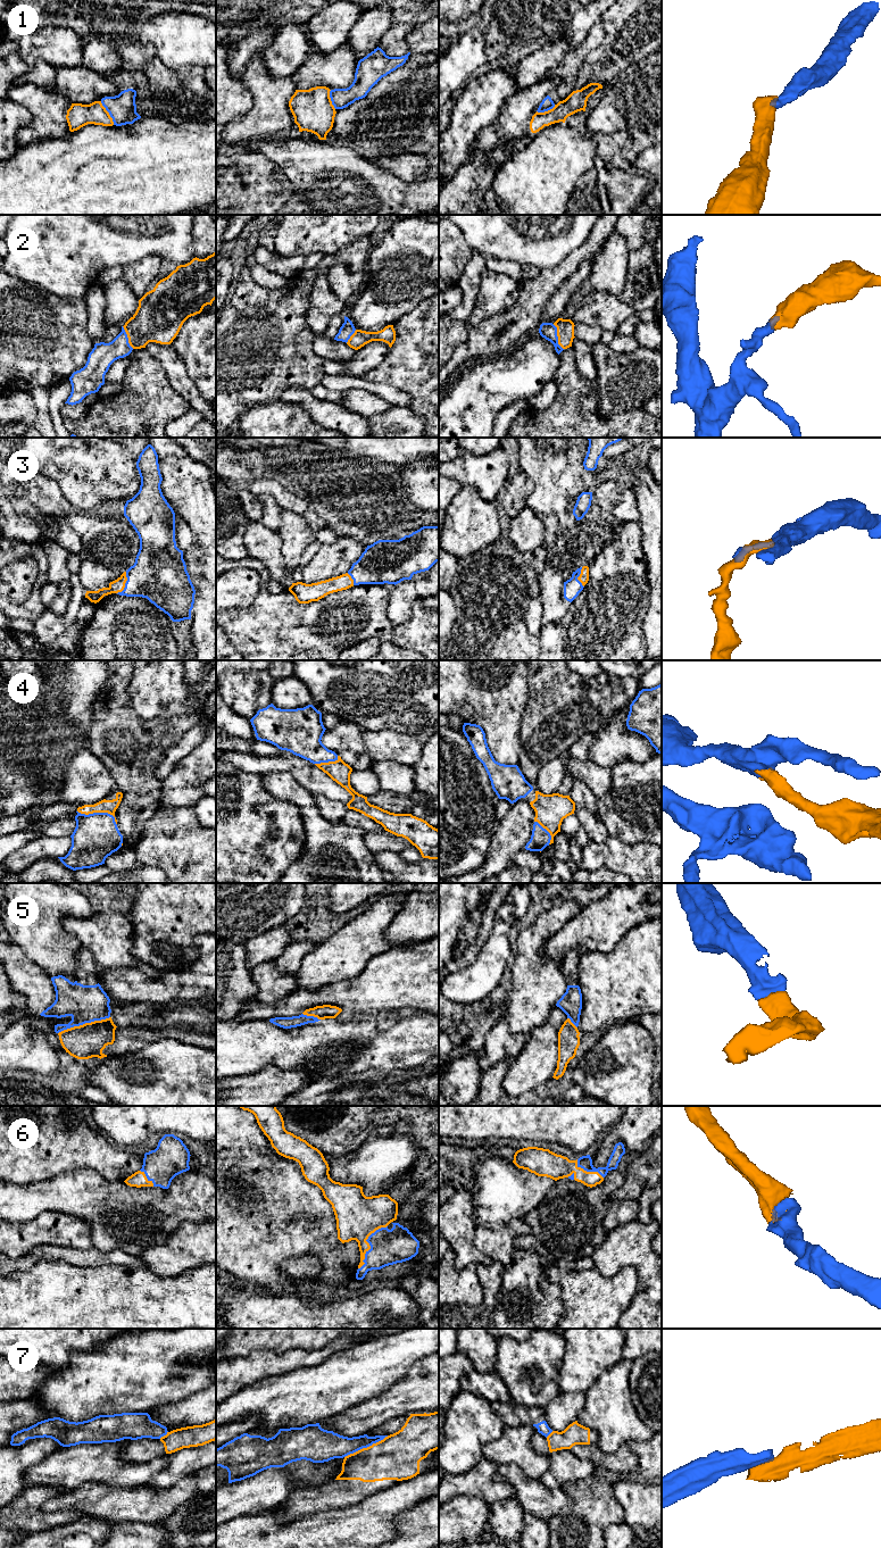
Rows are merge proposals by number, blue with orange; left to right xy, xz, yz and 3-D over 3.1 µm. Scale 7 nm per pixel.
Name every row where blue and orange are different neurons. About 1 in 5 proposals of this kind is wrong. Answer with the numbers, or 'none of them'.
1, 7

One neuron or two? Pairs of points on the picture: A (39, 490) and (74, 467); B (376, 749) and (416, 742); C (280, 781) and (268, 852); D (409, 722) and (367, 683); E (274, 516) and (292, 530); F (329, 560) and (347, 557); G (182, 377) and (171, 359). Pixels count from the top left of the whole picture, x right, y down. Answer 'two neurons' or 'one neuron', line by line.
A: two neurons
B: one neuron
C: two neurons
D: one neuron
E: two neurons
F: one neuron
G: one neuron

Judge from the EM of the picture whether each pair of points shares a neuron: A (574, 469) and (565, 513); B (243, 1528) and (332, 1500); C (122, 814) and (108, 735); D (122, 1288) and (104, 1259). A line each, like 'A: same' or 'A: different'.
A: same
B: different
C: same
D: different

